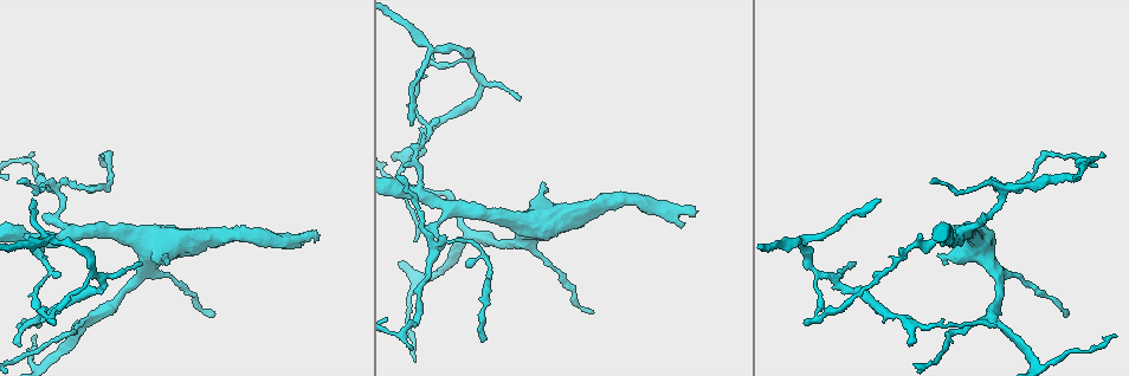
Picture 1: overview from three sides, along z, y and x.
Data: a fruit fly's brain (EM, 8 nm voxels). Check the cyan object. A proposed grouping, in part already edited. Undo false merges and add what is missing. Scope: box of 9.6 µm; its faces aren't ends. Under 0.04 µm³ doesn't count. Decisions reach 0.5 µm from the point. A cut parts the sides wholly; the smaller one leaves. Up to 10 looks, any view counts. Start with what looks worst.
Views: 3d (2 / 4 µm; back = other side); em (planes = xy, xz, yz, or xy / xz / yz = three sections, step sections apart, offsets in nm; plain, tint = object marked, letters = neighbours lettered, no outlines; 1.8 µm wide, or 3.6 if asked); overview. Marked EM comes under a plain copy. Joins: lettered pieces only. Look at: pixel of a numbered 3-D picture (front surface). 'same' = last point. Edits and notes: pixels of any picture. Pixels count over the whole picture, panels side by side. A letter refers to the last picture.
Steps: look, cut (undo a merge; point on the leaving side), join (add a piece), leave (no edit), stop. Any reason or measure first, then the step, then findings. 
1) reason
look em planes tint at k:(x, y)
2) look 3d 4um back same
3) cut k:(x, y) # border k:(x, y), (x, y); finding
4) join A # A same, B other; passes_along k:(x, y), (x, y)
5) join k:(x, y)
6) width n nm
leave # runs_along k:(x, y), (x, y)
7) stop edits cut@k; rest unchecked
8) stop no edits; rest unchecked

abrupt turn
look em planes letters at 1:(818, 275)

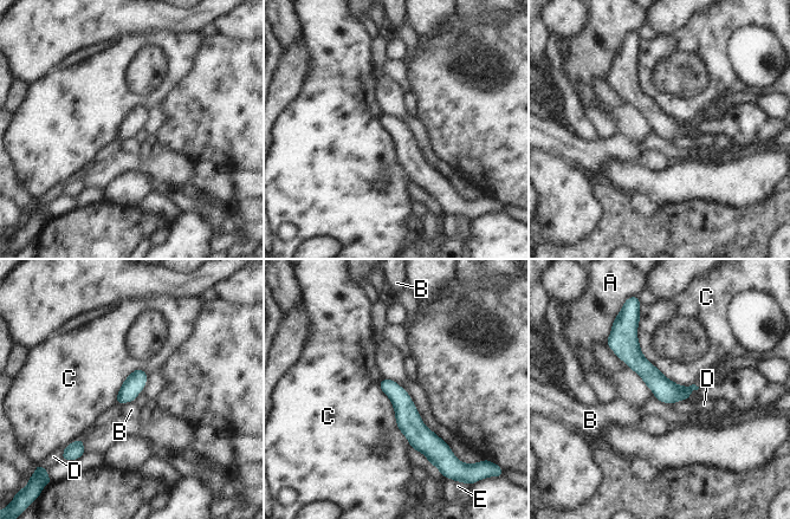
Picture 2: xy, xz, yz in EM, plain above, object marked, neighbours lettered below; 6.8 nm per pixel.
width 140 nm
leave # A other, B other, C other, D other, E other; border 2:(654, 397), (671, 404); one cell here

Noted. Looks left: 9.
branch stops here
look 3d 2um at 1:(31, 199)

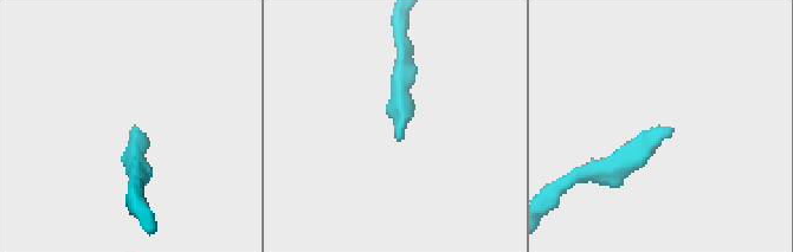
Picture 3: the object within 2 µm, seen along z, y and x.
look em planes letters at 3:(131, 134)

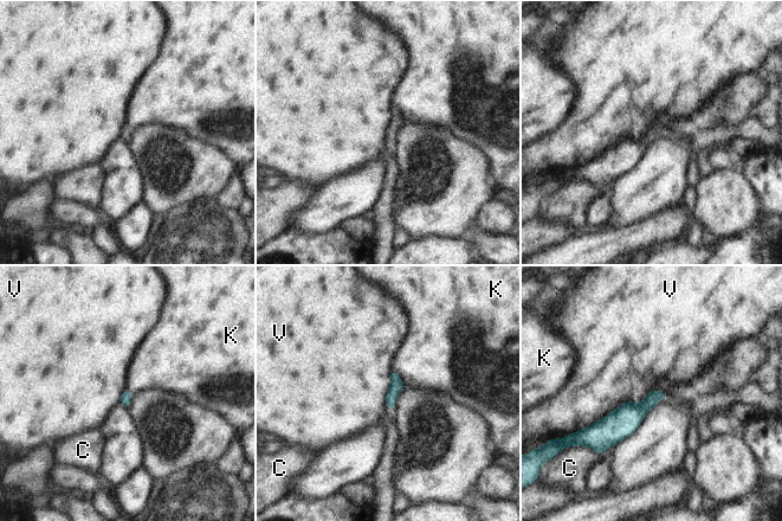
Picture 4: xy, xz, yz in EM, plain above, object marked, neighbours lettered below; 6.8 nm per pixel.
width 80 nm
leave # C other, K other, V other; border 4:(666, 394), (627, 400), (577, 431); no lettered piece goes on from it

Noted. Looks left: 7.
abrupt turn
look 3d 4um at 1:(17, 159)

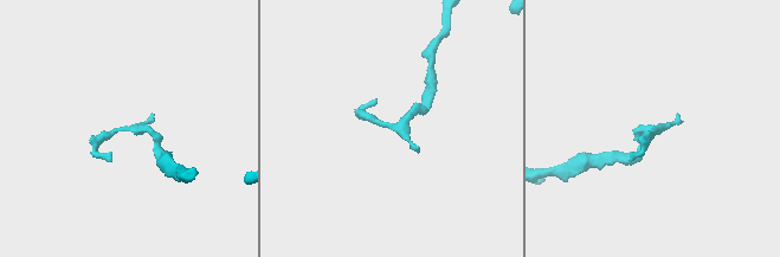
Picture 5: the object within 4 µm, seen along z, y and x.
look em planes letters at 5:(392, 126)

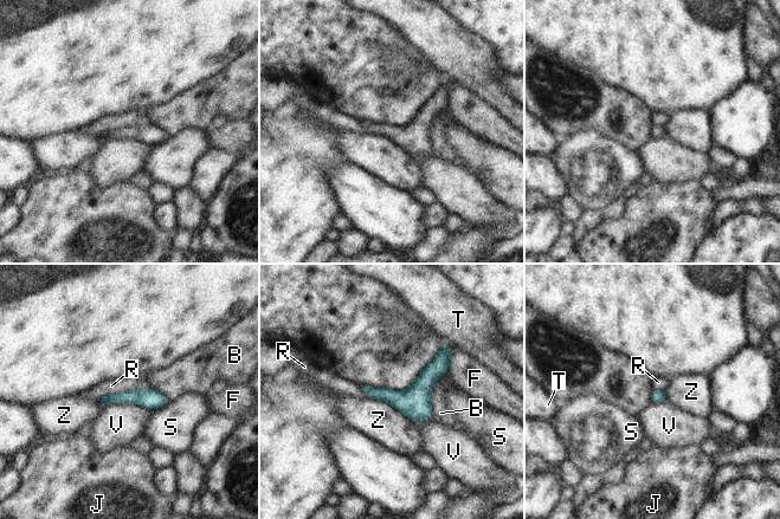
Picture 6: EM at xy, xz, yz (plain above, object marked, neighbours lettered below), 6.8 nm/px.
width 80 nm
leave # B other, F other, J other, R other, S other, T other, V other, Z other; runs_along 6:(446, 351), (408, 396), (371, 393); all the same cell

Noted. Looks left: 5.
free end
look em xy step 16 tint at 1:(544, 186)

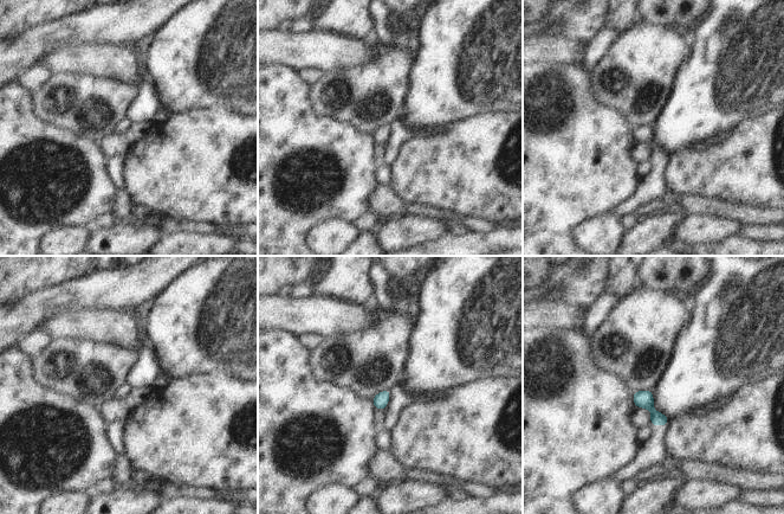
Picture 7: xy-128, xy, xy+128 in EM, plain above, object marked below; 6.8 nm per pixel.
look em planes tint same

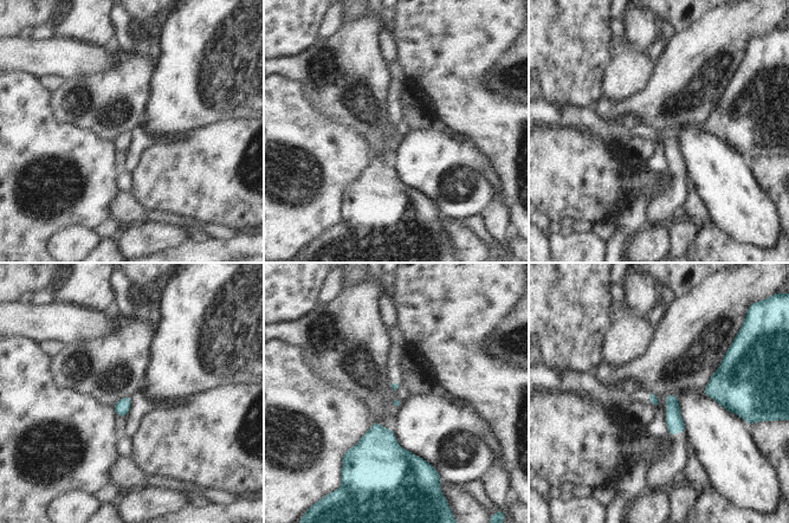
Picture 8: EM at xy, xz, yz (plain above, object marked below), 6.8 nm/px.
see the neighbours
look em planes letters same

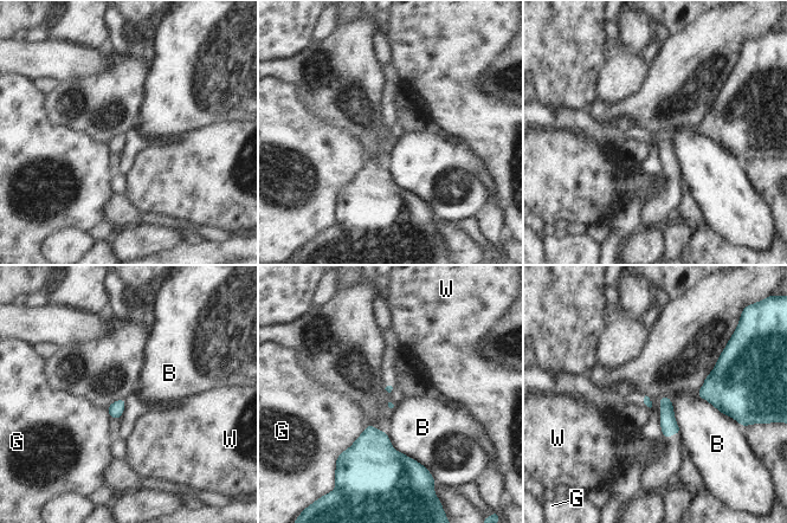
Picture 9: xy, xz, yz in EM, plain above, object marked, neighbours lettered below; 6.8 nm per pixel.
leave # B other, G other, W other; border 9:(385, 432), (395, 450), (429, 471); no lettered piece goes on from it

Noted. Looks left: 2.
stop no edits; rest unchecked

